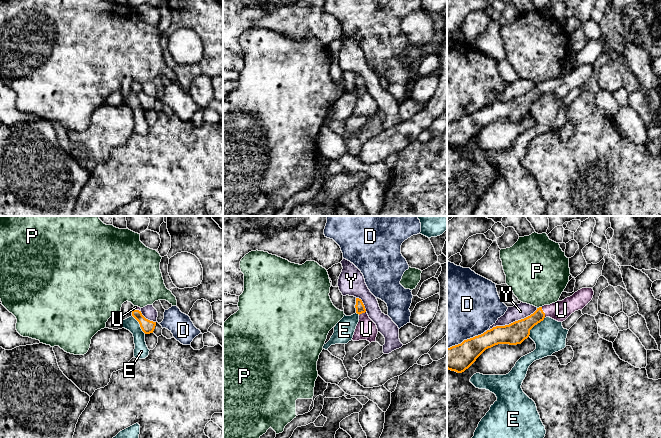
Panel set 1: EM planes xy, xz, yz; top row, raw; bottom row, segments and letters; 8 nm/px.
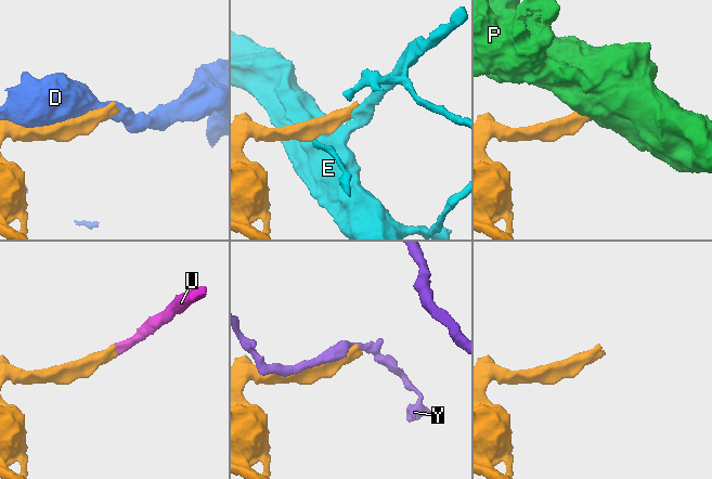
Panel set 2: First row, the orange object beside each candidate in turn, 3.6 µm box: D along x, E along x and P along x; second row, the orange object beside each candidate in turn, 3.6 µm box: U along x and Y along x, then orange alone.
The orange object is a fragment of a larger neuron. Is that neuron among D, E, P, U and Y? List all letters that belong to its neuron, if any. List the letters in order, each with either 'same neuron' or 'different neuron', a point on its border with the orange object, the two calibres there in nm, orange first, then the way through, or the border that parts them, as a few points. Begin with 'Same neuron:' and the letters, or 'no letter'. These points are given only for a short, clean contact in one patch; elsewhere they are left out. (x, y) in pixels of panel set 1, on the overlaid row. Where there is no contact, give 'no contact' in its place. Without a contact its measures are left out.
Same neuron: U
D: different neuron; meets orange in yz at (465, 340); 220 nm thick on the orange side, 500 nm on the other
E: different neuron; meets orange in yz at (534, 325); 180 nm thick on the orange side, 260 nm on the other
P: different neuron; meets orange in yz at (539, 307); 160 nm thick on the orange side, 460 nm on the other; border along yz (541, 306), (537, 308)
U: same neuron; meets orange in yz at (543, 312); 160 nm thick on the orange side, 160 nm on the other; runs through yz (519, 330), (543, 312), (561, 310)
Y: different neuron; meets orange in yz at (513, 322); 180 nm thick on the orange side, 130 nm on the other

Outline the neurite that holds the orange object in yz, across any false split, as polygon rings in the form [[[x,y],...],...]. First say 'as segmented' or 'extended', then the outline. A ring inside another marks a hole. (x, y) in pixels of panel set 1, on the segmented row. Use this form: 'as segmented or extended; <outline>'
extended; [[[582,288],[562,301],[537,308],[524,319],[493,327],[481,335],[447,348],[447,369],[462,373],[488,348],[498,344],[521,344],[529,337],[530,330],[546,317],[563,322],[575,311],[582,310],[592,300],[593,295],[592,288]]]

